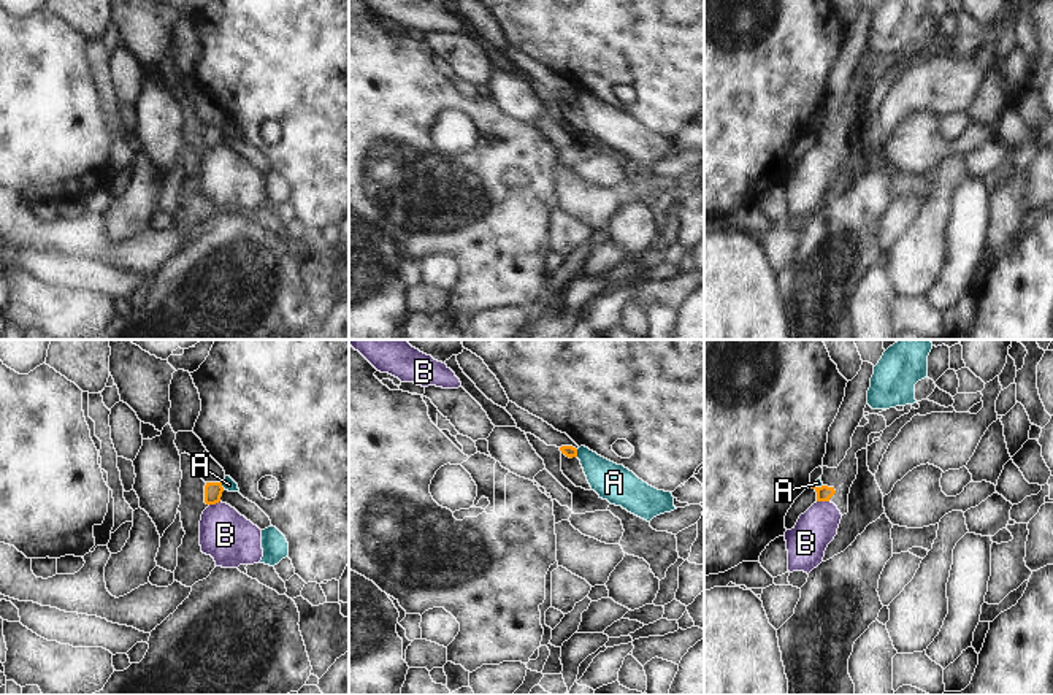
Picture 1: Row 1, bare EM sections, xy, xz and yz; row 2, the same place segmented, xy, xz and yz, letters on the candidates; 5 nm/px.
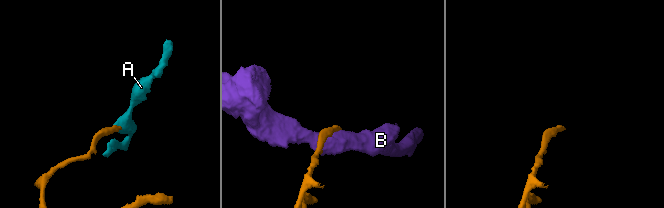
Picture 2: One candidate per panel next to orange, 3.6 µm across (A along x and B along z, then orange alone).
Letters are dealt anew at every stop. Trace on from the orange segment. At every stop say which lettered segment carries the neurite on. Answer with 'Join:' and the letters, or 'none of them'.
Join: none of them

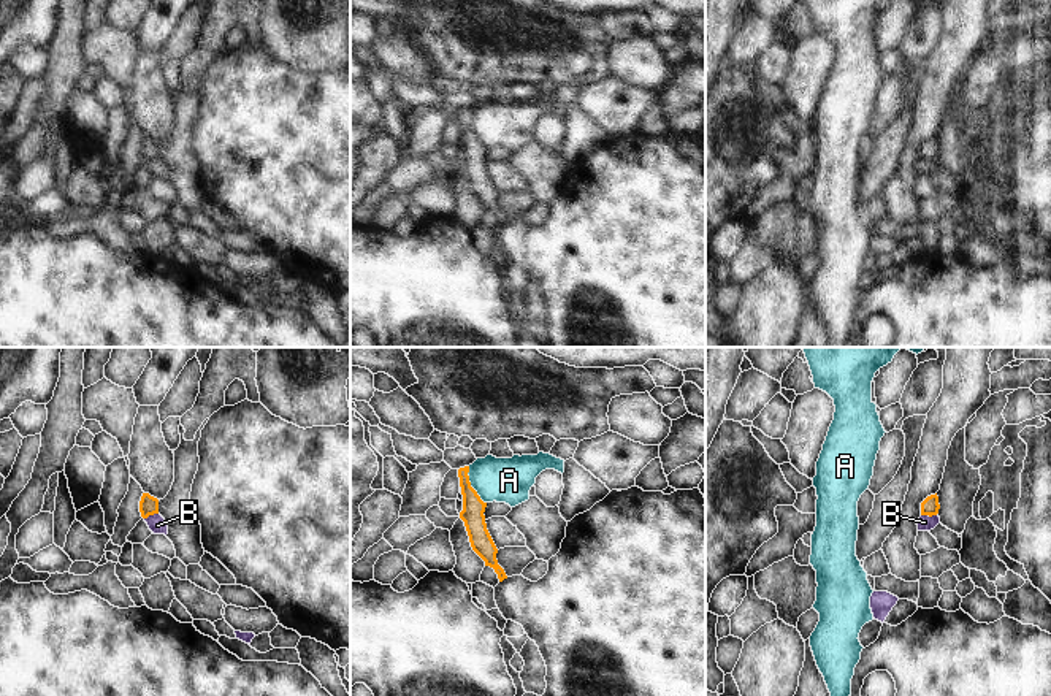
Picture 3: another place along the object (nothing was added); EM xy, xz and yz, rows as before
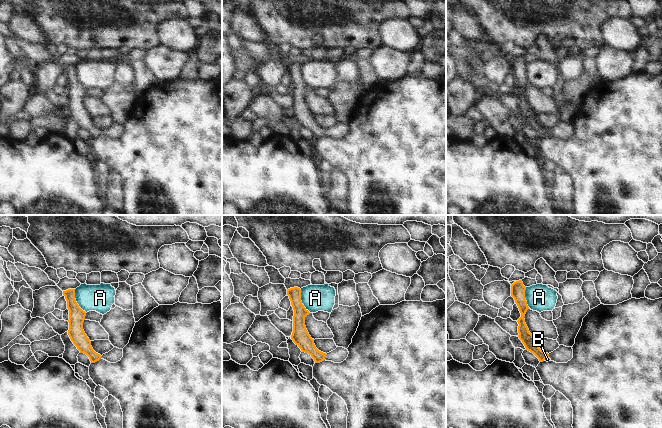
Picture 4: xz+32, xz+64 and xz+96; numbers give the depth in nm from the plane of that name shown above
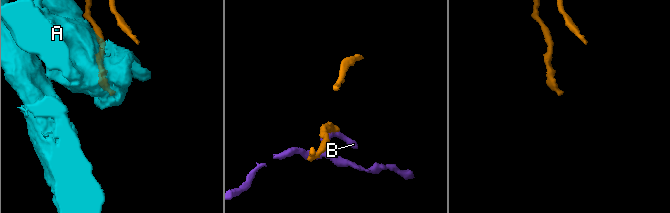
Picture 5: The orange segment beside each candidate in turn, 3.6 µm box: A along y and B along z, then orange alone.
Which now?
Join: none of them

